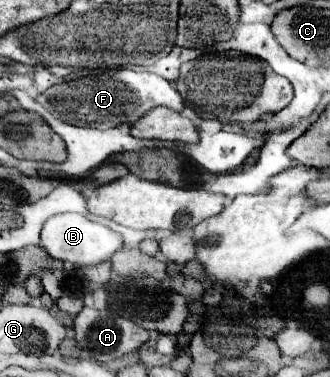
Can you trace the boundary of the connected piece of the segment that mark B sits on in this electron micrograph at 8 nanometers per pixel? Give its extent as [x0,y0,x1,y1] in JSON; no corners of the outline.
[41,213,125,267]

